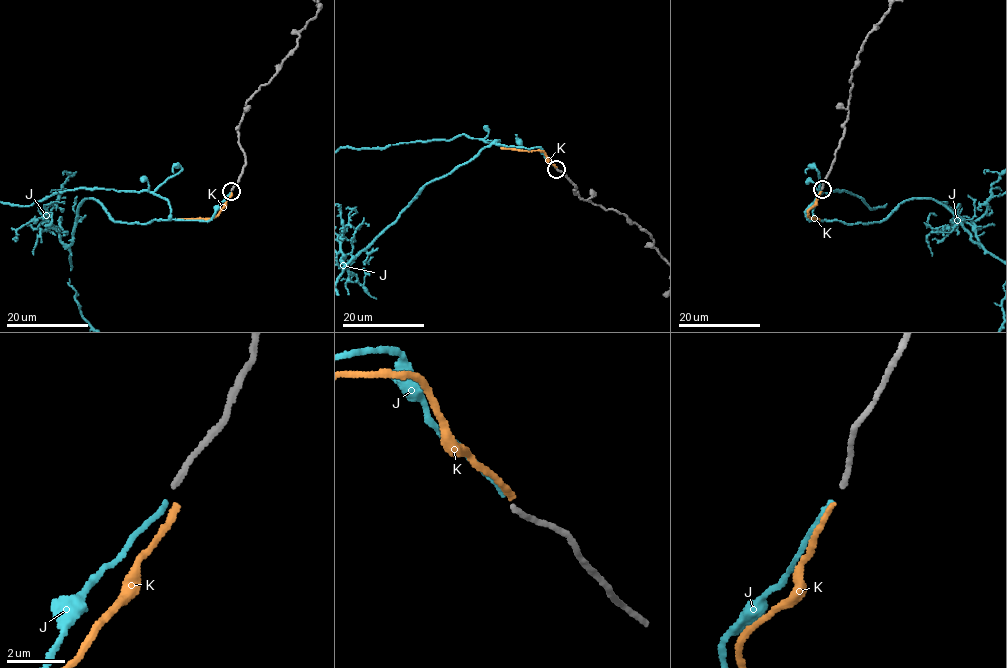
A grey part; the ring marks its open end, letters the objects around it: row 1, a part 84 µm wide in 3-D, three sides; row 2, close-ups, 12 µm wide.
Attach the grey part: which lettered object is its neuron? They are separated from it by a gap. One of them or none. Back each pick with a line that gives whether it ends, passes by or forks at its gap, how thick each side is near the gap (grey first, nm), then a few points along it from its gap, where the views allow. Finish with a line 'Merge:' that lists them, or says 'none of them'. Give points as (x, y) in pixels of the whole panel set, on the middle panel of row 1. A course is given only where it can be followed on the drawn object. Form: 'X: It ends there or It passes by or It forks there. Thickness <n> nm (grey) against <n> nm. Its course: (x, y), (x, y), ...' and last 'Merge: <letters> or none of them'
J: It ends there. Thickness 180 nm (grey) against 190 nm
Merge: J

